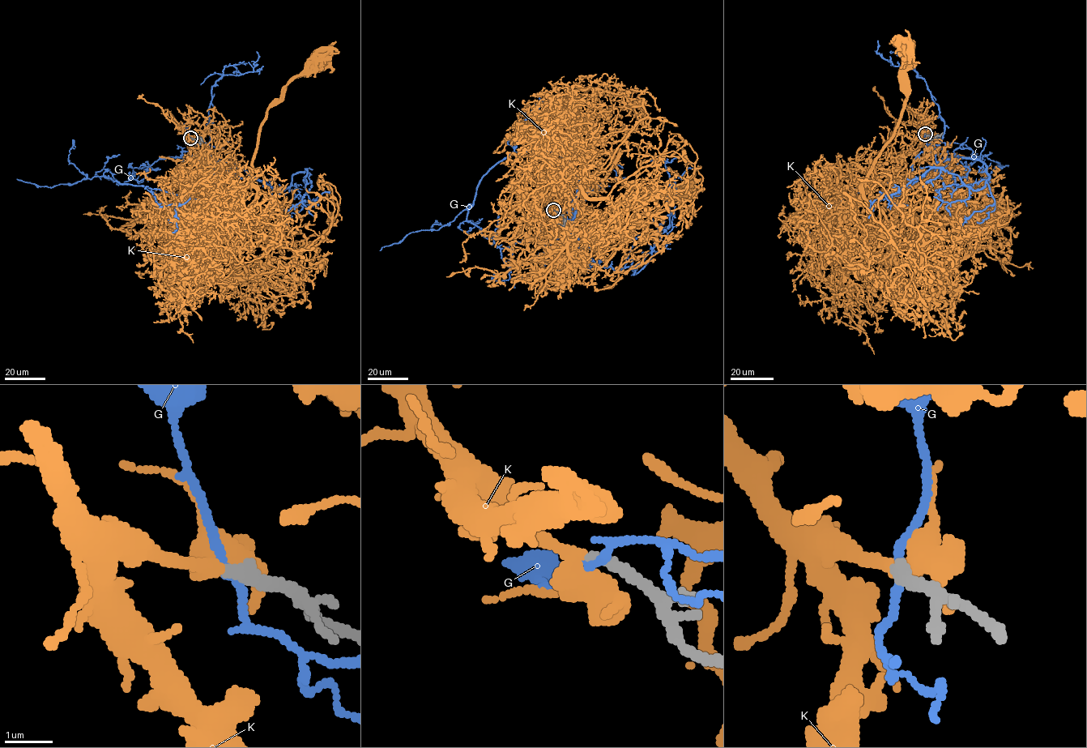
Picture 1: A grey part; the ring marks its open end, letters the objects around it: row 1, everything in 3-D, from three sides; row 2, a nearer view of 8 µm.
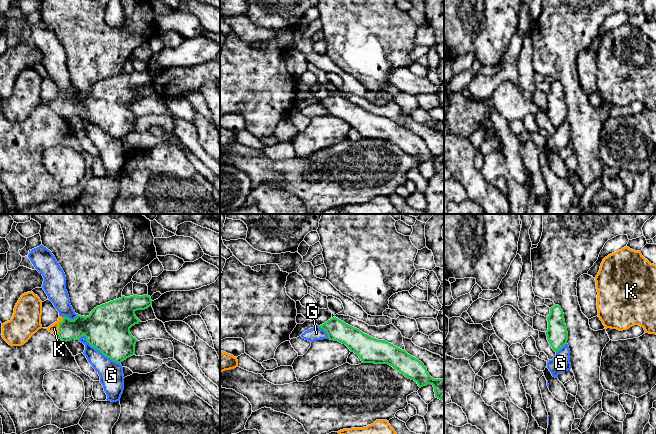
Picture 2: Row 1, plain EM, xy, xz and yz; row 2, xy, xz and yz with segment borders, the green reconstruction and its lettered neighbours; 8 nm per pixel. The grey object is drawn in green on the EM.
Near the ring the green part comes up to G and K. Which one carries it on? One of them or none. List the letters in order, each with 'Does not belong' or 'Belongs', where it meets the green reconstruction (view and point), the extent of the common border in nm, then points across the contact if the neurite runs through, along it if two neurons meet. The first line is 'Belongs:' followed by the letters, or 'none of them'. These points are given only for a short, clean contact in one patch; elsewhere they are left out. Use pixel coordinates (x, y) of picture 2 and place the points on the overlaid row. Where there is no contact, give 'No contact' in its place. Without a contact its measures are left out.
Belongs: K
G: Does not belong. Touches green at xy (98, 349). Shared border 380 nm
K: Belongs. Touches green at xy (59, 326). Shared border 170 nm. Path across: xy (90, 326), (59, 326), (54, 328)

